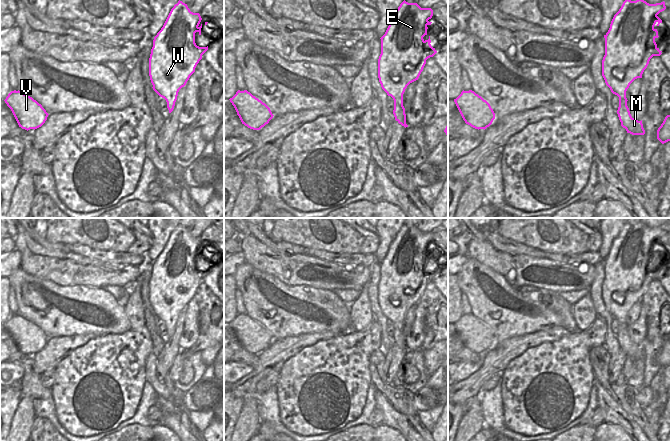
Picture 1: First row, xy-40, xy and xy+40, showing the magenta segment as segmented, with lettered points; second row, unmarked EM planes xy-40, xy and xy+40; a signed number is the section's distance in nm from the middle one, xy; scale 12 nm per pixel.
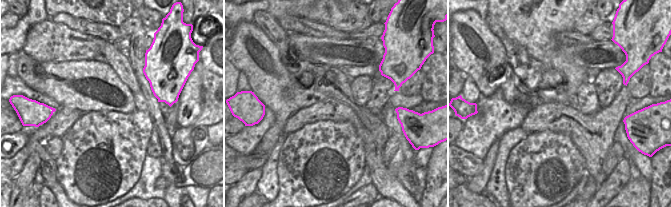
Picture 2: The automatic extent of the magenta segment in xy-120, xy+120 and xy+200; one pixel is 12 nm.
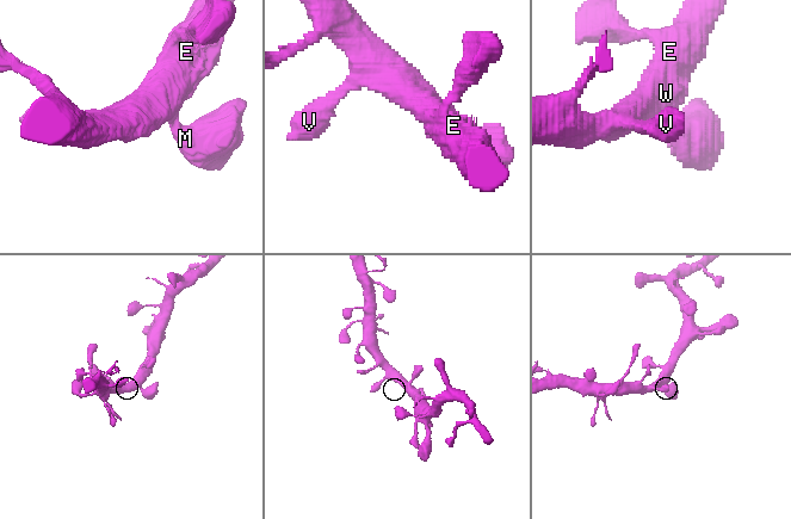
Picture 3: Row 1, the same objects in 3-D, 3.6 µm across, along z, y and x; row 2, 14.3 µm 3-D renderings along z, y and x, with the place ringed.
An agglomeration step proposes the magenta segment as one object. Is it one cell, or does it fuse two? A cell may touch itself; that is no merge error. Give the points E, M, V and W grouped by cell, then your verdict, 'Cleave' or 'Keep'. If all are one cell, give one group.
Groups: E M V W. Keep.

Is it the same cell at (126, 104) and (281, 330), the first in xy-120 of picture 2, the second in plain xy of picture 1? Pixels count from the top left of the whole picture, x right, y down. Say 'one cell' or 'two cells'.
one cell

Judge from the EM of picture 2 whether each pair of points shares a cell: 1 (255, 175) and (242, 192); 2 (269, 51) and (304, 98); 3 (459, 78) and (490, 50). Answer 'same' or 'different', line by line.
1: same
2: same
3: different

